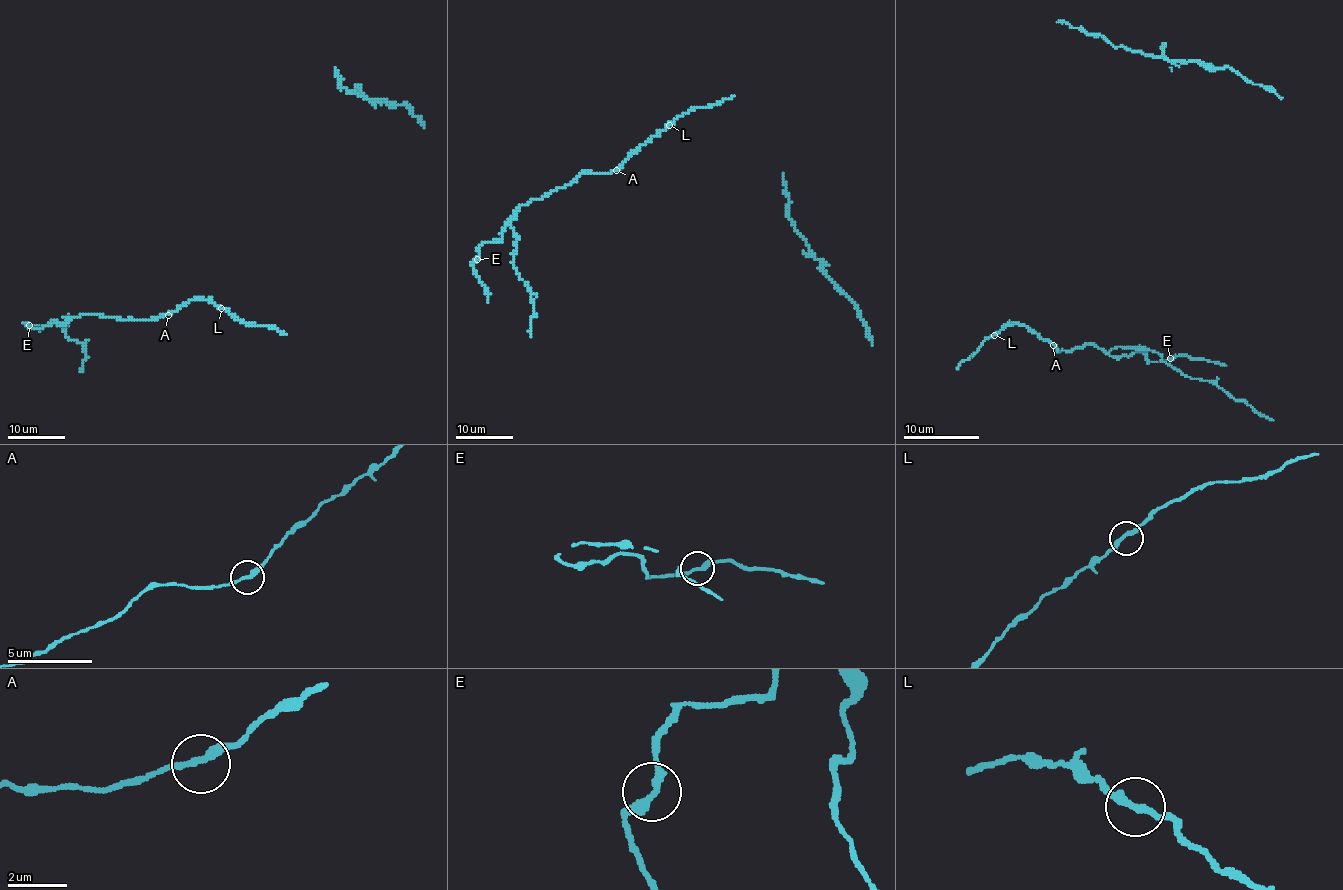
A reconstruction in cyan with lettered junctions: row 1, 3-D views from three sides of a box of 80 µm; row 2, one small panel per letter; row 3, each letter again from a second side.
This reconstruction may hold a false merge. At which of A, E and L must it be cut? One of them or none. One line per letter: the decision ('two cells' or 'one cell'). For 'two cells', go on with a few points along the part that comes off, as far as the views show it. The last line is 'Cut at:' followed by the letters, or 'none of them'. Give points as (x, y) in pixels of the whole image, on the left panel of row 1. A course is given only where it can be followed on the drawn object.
A: one cell
E: one cell
L: one cell
Cut at: none of them

